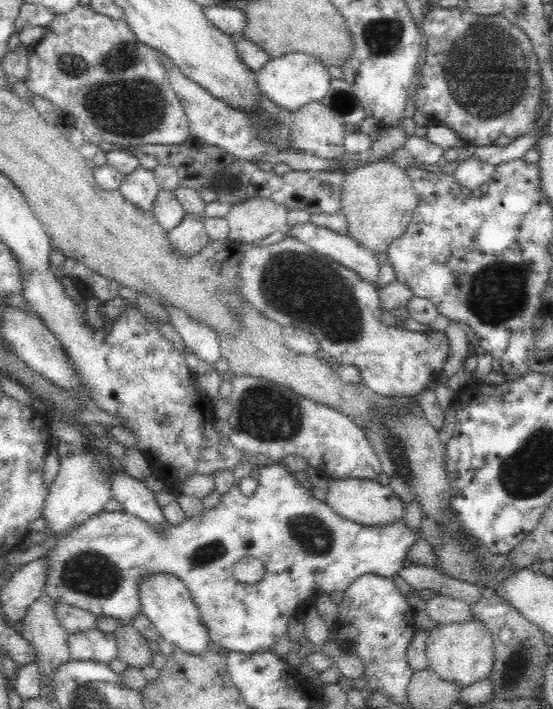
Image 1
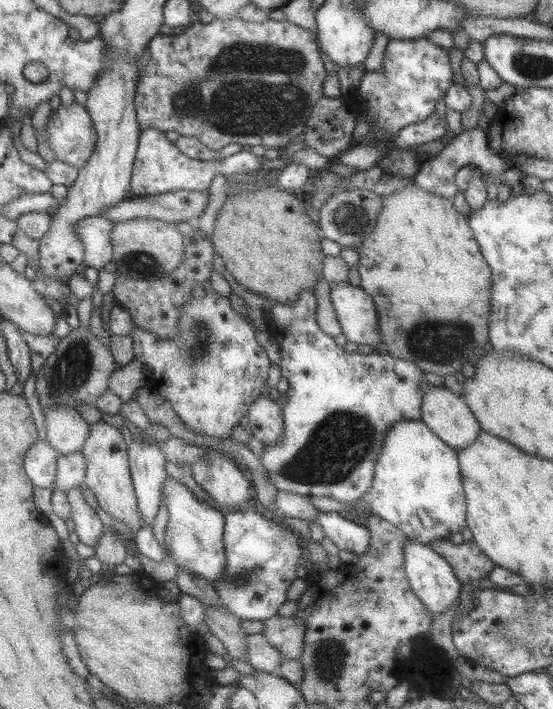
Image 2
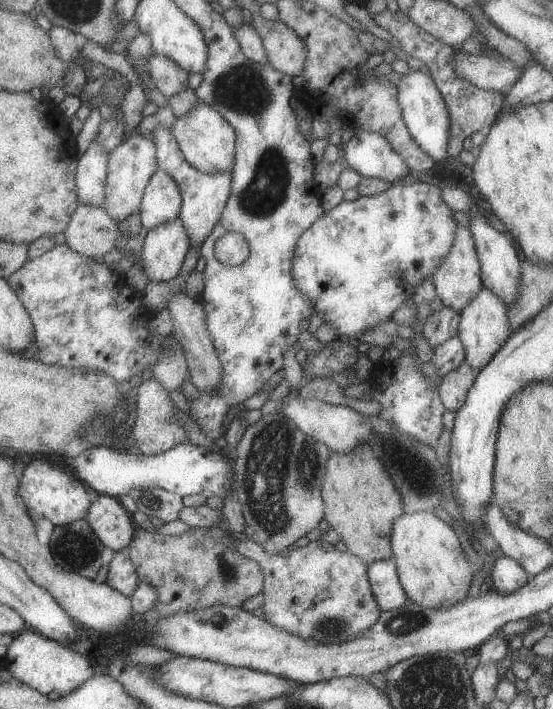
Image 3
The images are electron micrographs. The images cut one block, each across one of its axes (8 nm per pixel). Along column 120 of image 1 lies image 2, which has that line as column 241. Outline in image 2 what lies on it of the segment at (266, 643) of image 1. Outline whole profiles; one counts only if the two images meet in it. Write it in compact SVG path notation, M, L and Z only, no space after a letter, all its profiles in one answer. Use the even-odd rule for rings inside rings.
M251 508L225 512L223 550L227 556L221 582L215 584L221 604L241 620L267 620L277 616L277 608L287 602L285 592L297 580L297 560L301 558L301 542L291 528L281 526L277 520L257 514Z

